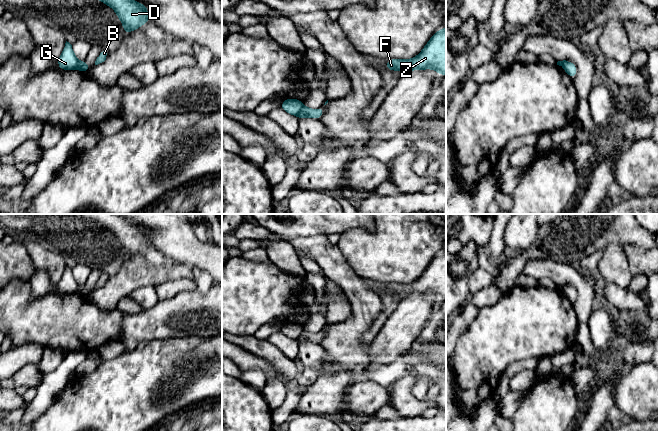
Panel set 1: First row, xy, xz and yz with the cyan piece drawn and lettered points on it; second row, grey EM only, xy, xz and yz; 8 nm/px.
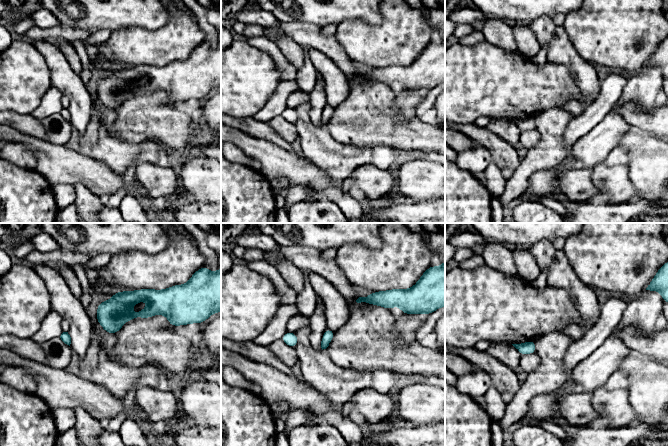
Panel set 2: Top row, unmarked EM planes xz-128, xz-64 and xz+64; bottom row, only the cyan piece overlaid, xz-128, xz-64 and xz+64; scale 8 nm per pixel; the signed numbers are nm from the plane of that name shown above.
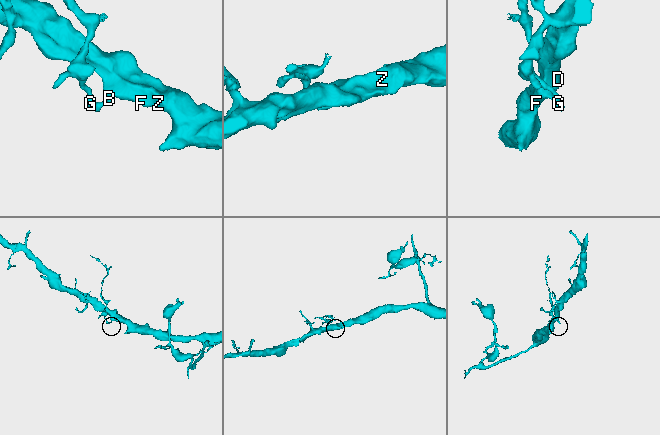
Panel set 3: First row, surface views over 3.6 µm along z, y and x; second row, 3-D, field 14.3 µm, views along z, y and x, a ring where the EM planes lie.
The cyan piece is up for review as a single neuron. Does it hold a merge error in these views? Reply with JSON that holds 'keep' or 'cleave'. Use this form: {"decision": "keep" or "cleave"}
{"decision": "cleave"}

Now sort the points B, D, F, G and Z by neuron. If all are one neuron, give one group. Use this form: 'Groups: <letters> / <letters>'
Groups: B D F Z / G

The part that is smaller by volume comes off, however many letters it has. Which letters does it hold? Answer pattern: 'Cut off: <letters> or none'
Cut off: G

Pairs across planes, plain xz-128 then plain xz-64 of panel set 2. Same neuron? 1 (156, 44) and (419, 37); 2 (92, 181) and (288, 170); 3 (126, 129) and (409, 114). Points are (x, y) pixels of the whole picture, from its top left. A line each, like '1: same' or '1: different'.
1: same
2: same
3: different

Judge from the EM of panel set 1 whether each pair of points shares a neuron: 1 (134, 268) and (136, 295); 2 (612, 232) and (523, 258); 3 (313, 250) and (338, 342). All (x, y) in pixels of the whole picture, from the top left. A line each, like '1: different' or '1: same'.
1: different
2: same
3: same

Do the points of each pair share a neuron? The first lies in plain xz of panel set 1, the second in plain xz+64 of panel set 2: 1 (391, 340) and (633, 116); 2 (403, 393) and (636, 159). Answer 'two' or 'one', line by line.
1: two
2: two

